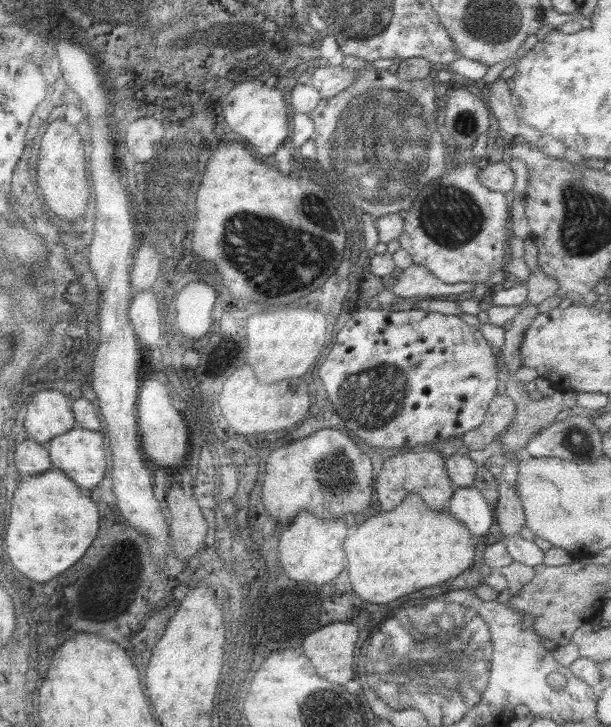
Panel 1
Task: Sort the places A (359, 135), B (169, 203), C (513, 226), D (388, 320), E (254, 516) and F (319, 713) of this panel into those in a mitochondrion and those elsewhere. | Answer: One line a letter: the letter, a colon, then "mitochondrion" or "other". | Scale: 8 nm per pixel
A: mitochondrion
B: mitochondrion
C: other
D: other
E: other
F: mitochondrion

